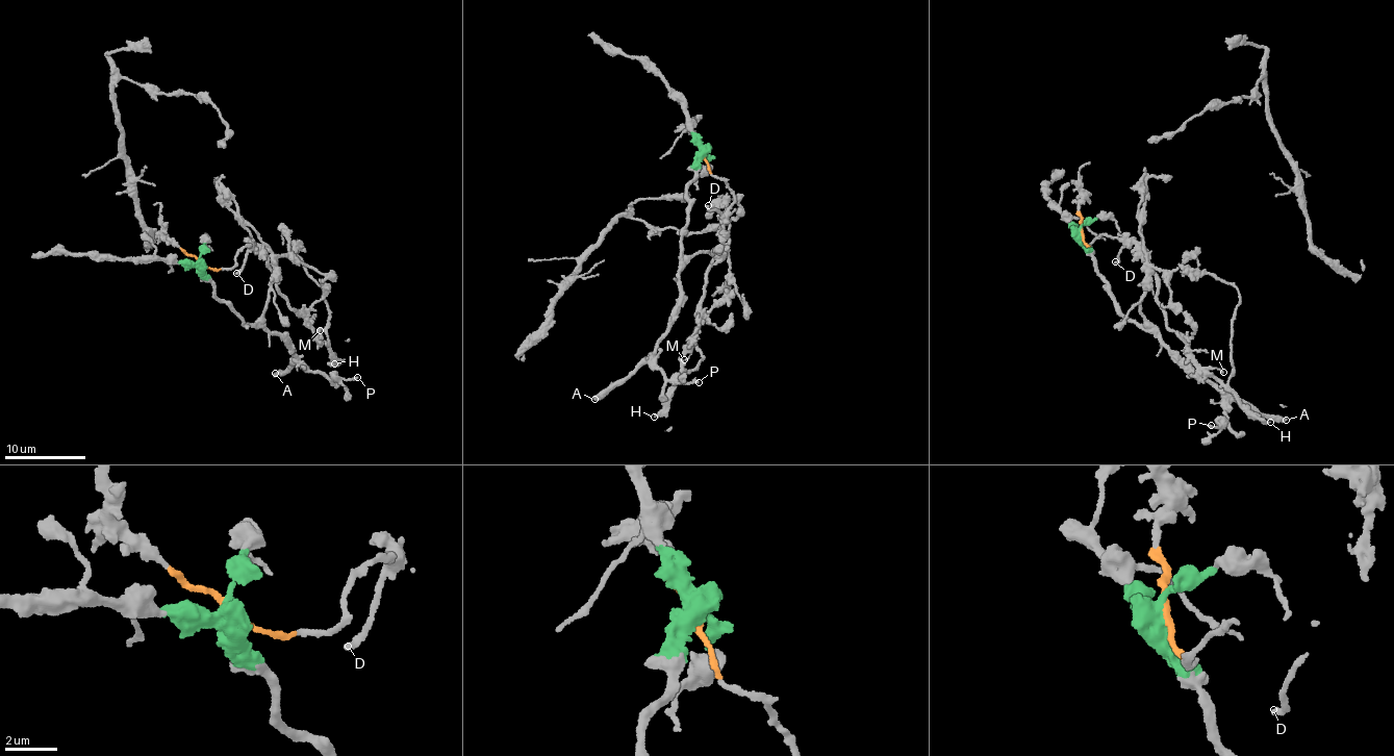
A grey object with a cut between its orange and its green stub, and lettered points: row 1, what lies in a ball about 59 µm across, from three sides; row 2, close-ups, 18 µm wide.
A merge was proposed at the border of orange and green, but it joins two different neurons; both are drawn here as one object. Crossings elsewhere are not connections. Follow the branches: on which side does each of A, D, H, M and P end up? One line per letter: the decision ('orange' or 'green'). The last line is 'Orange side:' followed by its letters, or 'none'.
A: green
D: orange
H: orange
M: orange
P: green
Orange side: D, H, M

